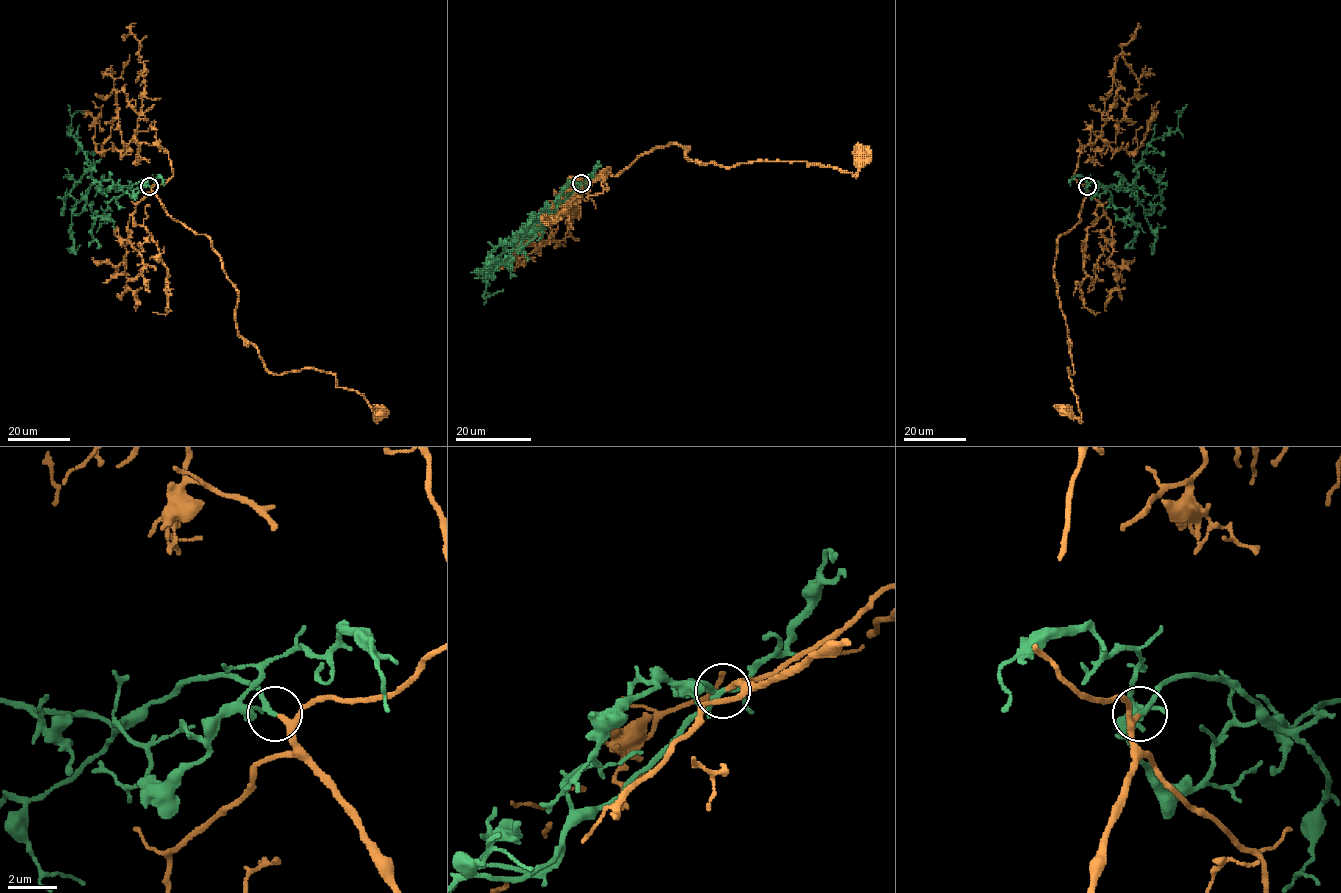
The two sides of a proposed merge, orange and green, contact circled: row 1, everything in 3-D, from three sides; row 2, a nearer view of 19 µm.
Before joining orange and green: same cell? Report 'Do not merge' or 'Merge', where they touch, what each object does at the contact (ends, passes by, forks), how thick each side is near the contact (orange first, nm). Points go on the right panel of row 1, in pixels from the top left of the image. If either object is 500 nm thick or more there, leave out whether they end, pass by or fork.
Merge. Place: (1087, 186). At the ring orange passes by. At the ring green passes by. Thickness 180 nm (orange) against 160 nm

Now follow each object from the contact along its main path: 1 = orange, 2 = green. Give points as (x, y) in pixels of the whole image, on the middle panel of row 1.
1: (582, 183), (675, 143), (688, 147), (688, 160), (727, 167), (806, 161), (853, 176), (860, 159)
2: (582, 183), (552, 211), (543, 210), (537, 222), (512, 243), (514, 248), (504, 250), (494, 260), (484, 304)

